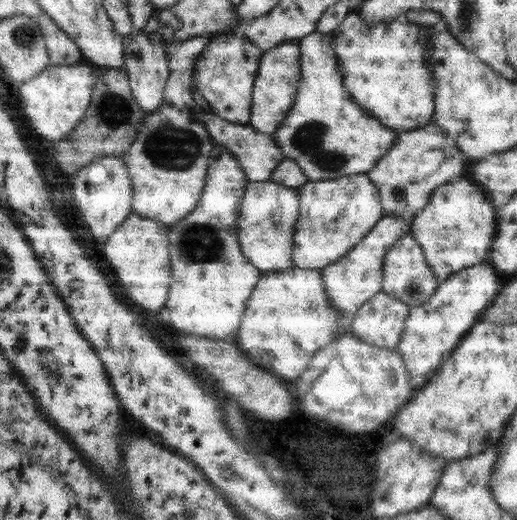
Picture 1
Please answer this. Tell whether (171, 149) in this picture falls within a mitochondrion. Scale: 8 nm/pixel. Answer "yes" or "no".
yes

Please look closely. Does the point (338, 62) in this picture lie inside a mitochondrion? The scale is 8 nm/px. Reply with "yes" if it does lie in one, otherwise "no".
no

